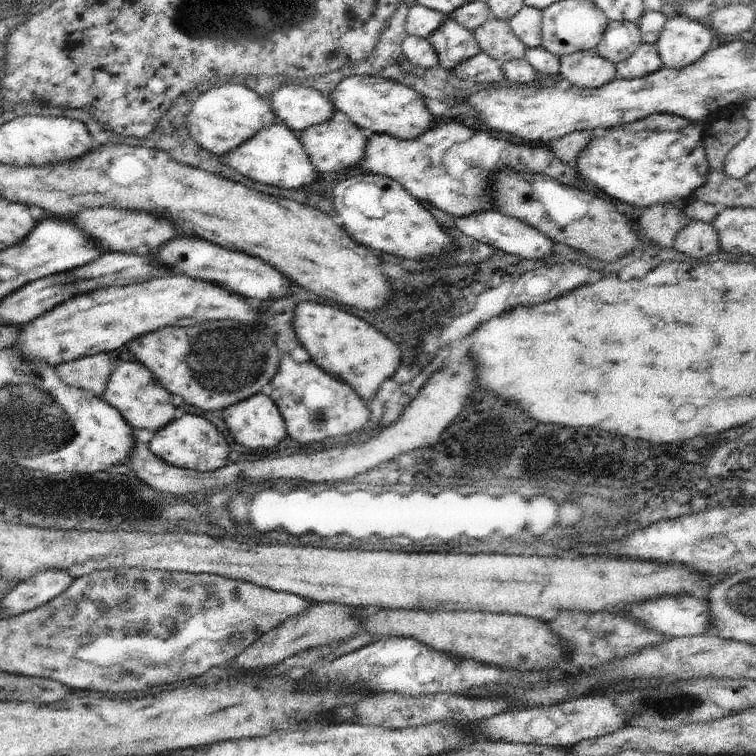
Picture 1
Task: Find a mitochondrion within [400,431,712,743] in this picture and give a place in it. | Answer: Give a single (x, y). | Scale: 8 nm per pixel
(664, 705)

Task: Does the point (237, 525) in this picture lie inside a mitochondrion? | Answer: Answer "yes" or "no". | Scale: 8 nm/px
no

